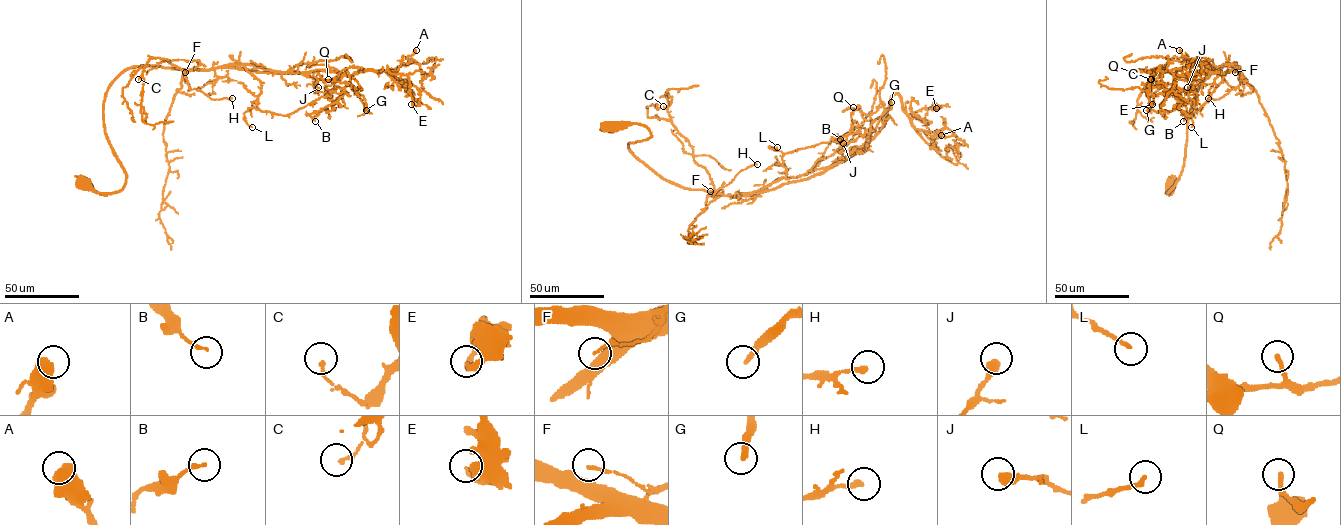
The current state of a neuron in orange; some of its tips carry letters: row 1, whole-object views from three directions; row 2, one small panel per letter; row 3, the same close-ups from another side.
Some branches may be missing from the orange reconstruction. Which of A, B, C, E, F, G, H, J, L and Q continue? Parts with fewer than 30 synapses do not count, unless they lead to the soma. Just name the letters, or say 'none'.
none

